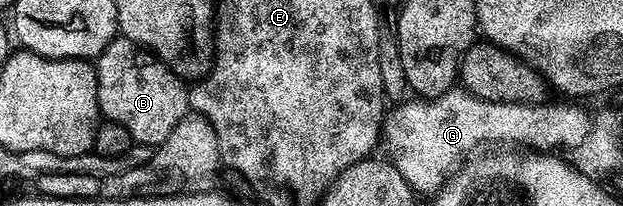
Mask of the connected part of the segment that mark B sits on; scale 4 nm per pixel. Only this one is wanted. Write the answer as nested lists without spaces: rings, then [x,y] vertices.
[[[122,35],[109,42],[94,62],[99,112],[129,131],[132,142],[158,147],[189,112],[188,86],[154,53]]]

